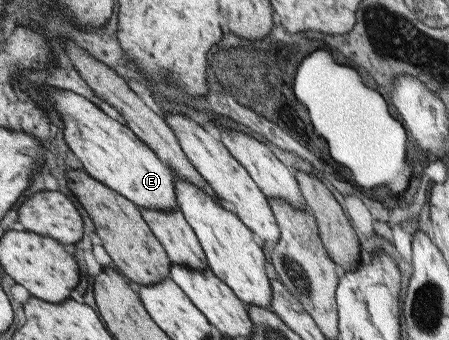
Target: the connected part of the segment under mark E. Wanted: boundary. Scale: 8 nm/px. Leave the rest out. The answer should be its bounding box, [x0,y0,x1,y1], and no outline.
[41,86,178,212]

